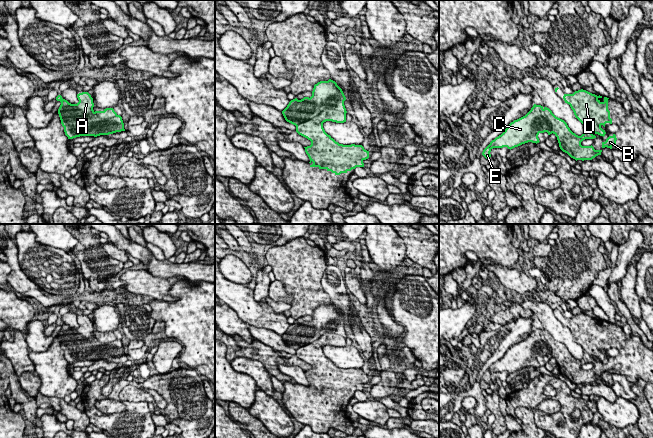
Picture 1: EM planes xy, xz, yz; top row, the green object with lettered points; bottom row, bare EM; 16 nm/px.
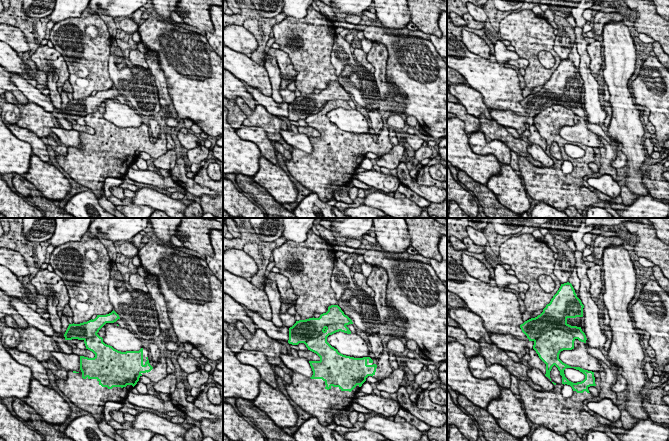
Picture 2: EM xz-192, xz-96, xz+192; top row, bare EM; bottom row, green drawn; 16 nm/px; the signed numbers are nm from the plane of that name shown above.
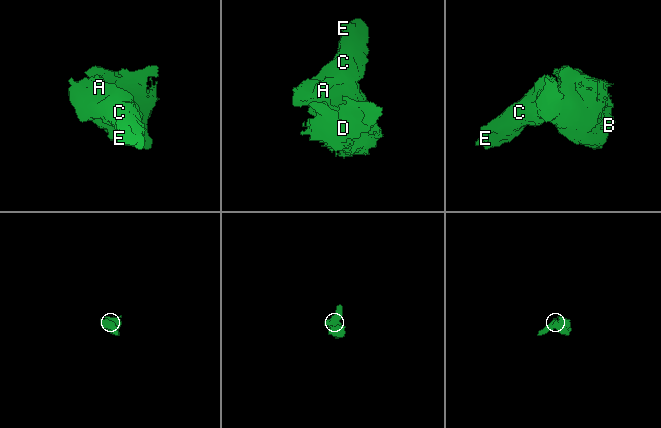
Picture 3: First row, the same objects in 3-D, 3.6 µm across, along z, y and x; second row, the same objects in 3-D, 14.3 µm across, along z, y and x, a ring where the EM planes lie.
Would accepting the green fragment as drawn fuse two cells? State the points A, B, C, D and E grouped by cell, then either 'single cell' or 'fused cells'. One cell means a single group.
A C E / B D | fused cells

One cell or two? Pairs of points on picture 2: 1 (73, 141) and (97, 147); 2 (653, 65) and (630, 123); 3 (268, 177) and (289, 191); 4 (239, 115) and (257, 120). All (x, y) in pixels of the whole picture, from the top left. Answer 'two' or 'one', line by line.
1: two
2: two
3: one
4: two

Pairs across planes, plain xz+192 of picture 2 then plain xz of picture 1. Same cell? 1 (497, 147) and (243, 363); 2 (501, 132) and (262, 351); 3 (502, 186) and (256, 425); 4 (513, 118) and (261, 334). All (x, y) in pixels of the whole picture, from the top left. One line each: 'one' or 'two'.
1: one
2: one
3: two
4: one

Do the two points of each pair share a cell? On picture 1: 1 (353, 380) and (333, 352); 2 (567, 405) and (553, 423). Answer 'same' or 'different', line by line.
1: different
2: same

